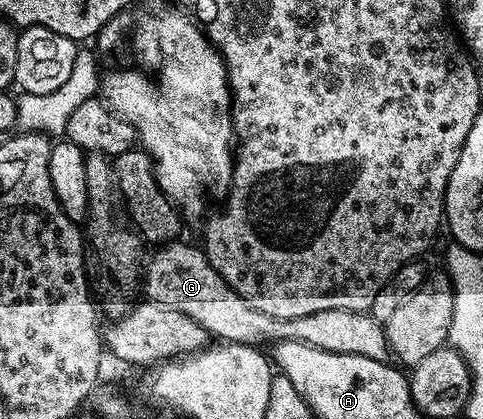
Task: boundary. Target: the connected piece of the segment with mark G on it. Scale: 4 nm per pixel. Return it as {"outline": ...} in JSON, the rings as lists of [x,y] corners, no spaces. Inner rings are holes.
{"outline":[[[168,242],[152,256],[152,261],[147,261],[142,272],[142,292],[149,300],[162,302],[162,306],[170,306],[173,310],[182,310],[198,326],[208,331],[209,337],[220,342],[230,344],[251,344],[253,346],[271,346],[280,340],[302,342],[306,346],[314,346],[318,350],[330,350],[334,354],[362,354],[362,358],[374,358],[387,361],[390,353],[388,342],[384,337],[384,329],[378,321],[368,312],[351,312],[350,310],[322,310],[318,314],[306,314],[302,318],[270,318],[270,314],[262,314],[262,310],[254,310],[246,298],[242,298],[233,288],[224,281],[222,274],[210,266],[203,247],[181,242]]]}

